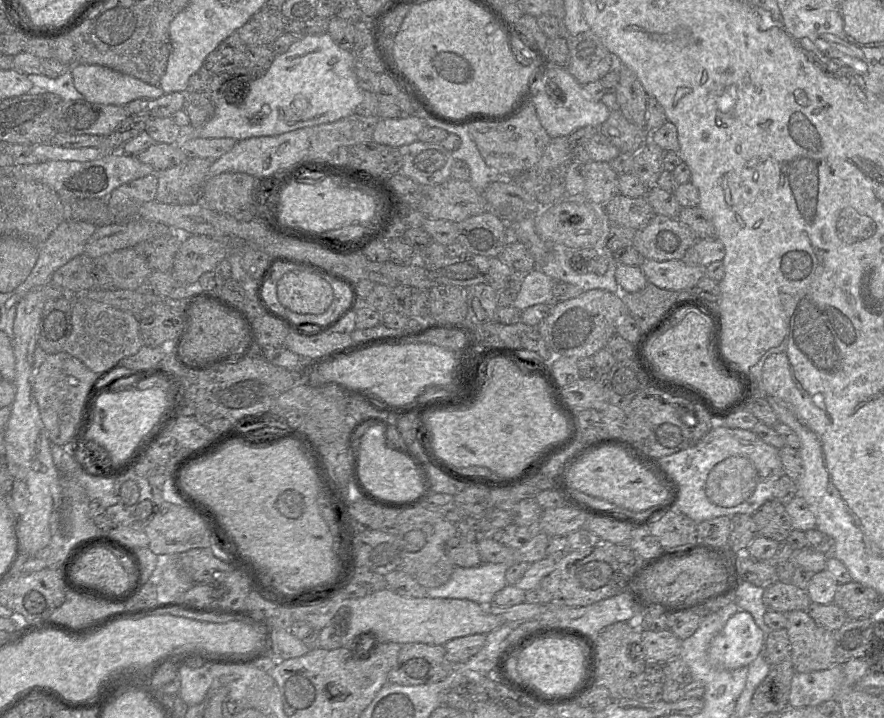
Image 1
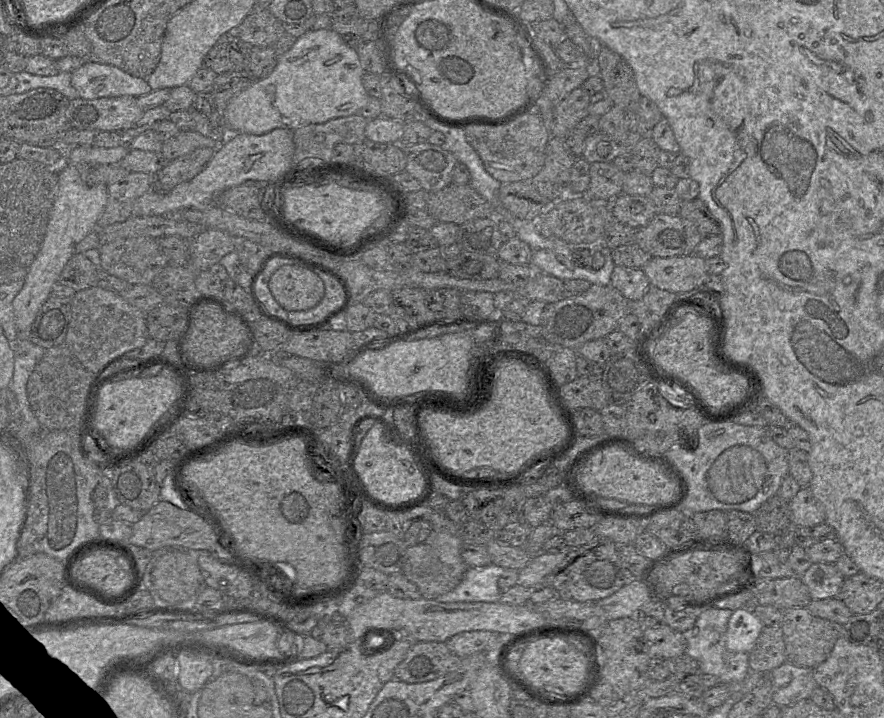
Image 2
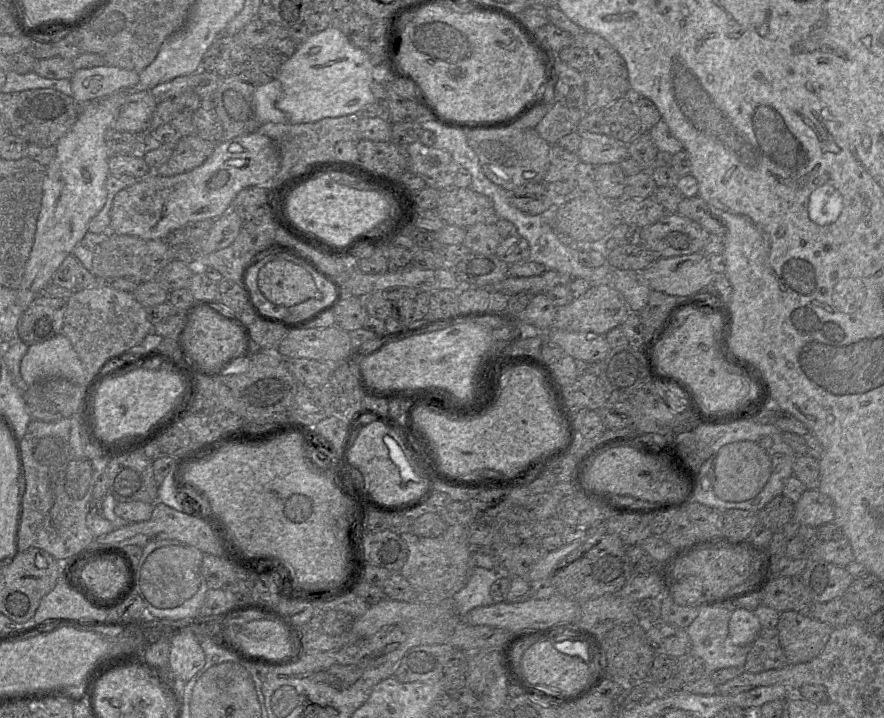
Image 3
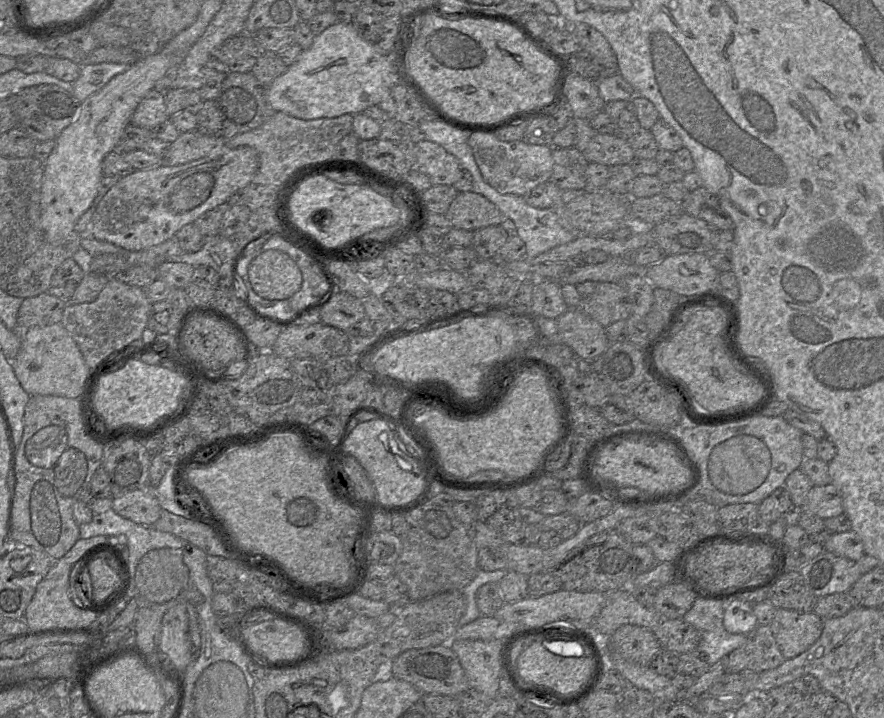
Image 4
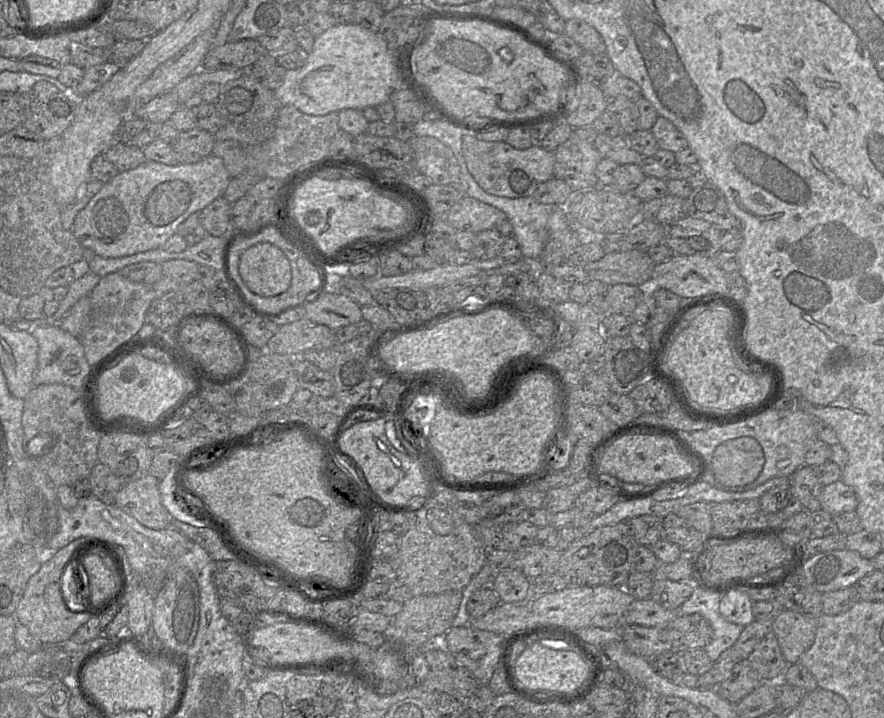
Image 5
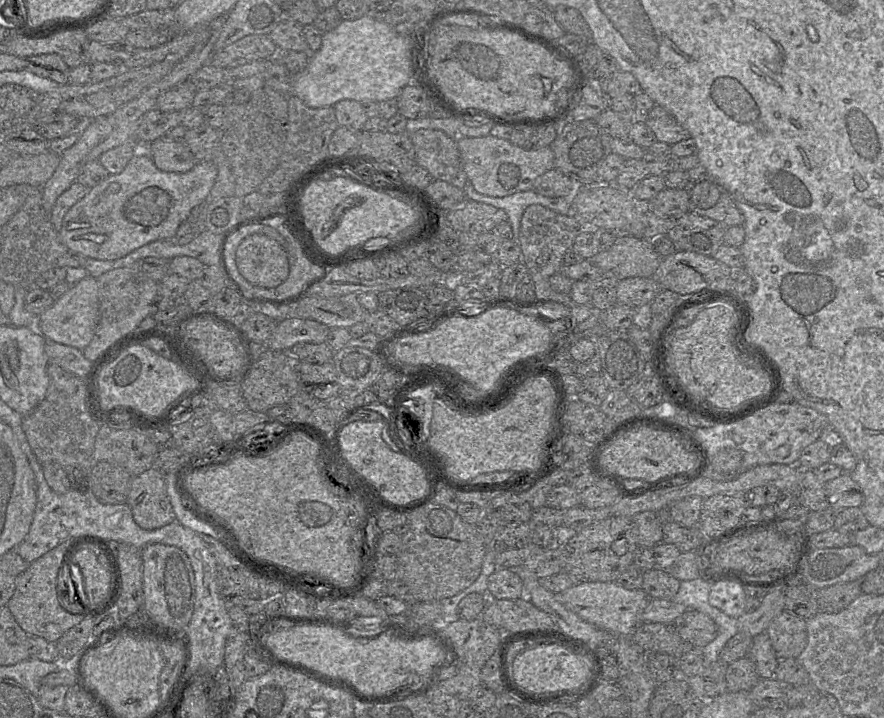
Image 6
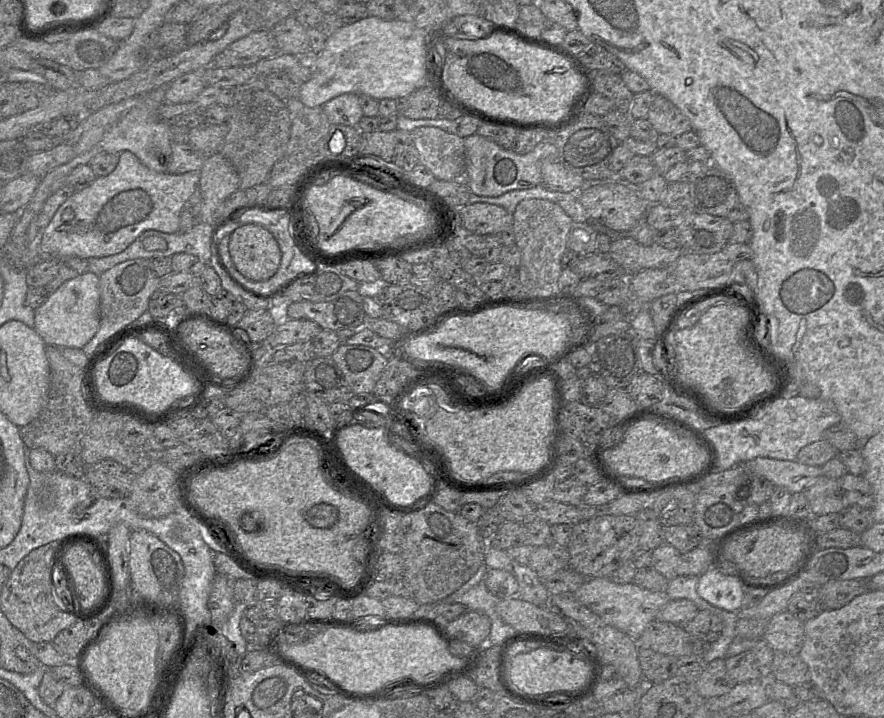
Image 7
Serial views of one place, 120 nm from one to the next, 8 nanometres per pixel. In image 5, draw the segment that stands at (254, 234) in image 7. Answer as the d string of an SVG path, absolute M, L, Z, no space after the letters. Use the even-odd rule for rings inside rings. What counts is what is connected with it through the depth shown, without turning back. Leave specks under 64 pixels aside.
M268 242L257 243L241 255L239 273L247 287L262 297L278 296L291 285L290 261L279 247Z

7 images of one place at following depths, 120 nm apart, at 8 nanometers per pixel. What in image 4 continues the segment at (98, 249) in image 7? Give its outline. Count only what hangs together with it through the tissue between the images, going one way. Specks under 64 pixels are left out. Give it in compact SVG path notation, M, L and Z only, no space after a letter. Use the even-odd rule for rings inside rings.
M220 144L207 156L178 166L156 166L134 171L121 177L102 197L90 222L89 234L129 251L139 251L174 238L185 225L194 223L201 215L218 207L226 206L228 199L237 191L252 183L259 168L259 156L251 147L230 148Z

